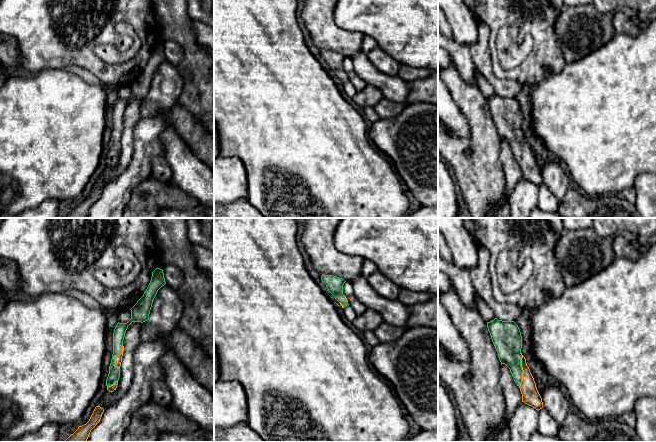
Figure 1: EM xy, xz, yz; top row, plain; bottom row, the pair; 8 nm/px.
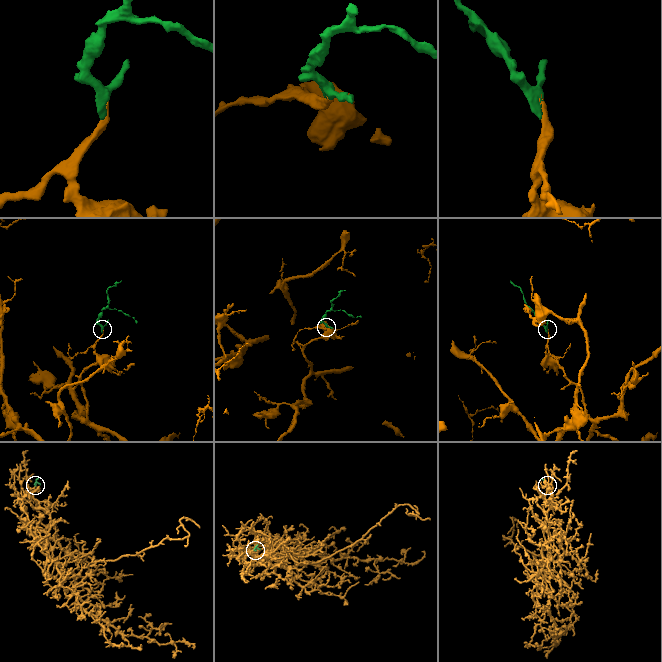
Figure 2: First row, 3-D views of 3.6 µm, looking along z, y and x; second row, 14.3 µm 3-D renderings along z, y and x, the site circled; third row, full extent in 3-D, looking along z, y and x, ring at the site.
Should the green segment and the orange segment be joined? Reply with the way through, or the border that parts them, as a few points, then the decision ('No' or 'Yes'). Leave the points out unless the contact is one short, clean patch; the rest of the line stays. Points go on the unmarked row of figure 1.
Path across: yz (508, 119), (510, 131), (522, 146), (522, 153), (530, 171). Yes

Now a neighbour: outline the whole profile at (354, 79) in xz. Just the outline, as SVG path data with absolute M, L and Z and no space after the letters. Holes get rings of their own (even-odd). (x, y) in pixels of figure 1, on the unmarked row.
M347 57L344 59L343 70L346 72L349 82L354 86L356 91L361 91L365 88L366 83L356 74L351 58Z

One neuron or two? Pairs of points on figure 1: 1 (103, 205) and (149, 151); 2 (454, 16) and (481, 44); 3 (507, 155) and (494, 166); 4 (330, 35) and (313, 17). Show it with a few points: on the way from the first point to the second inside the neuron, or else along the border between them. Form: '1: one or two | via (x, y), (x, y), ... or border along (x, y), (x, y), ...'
1: one | via (116, 192), (140, 168), (141, 164)
2: two | border along (475, 20), (477, 39), (469, 47)
3: two | border along (500, 141), (500, 162), (506, 184)
4: one | via (326, 31), (317, 21)

